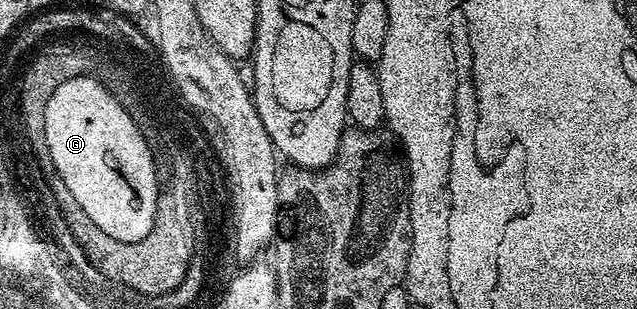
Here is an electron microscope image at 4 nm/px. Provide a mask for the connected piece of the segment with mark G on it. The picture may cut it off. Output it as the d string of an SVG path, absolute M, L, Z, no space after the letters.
M94 76L68 79L56 87L48 99L44 126L52 162L68 190L78 196L80 207L85 208L89 218L94 217L95 230L124 243L144 239L144 235L152 231L158 206L157 171L149 142L121 103Z

